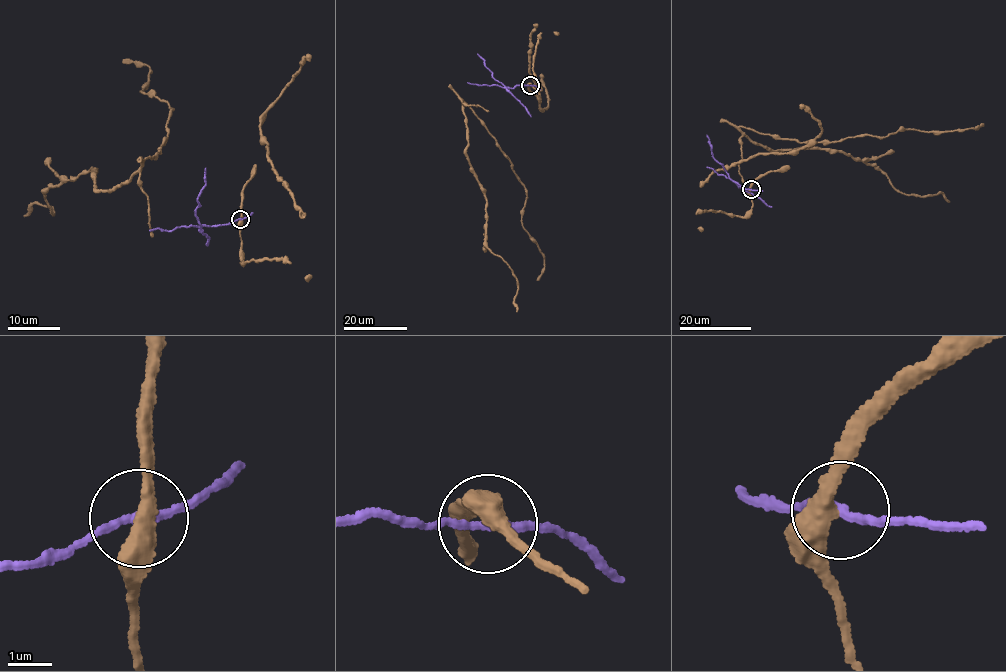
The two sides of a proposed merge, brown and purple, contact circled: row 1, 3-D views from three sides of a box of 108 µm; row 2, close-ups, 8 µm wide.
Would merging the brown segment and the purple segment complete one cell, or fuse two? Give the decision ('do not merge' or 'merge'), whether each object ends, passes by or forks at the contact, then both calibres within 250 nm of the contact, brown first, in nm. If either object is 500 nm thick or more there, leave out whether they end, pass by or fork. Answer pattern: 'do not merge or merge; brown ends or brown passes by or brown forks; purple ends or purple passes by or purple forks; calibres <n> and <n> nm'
do not merge; brown passes by; purple passes by; calibres 420 and 180 nm

